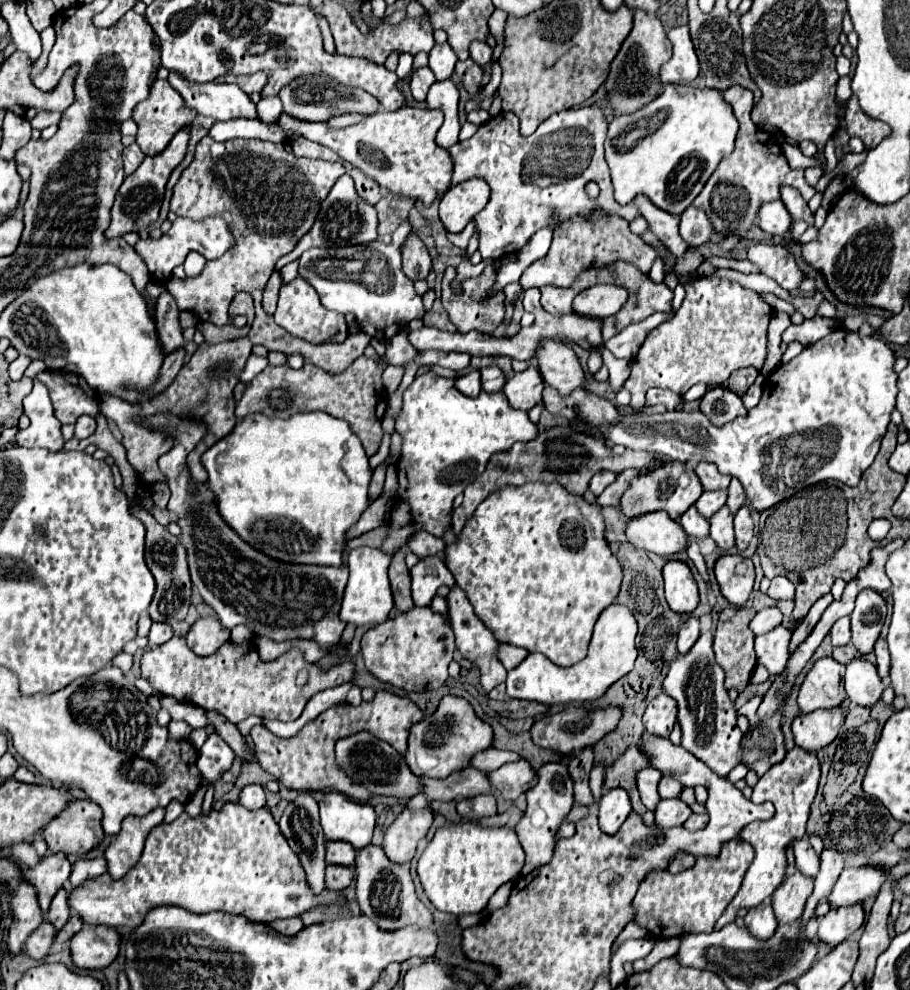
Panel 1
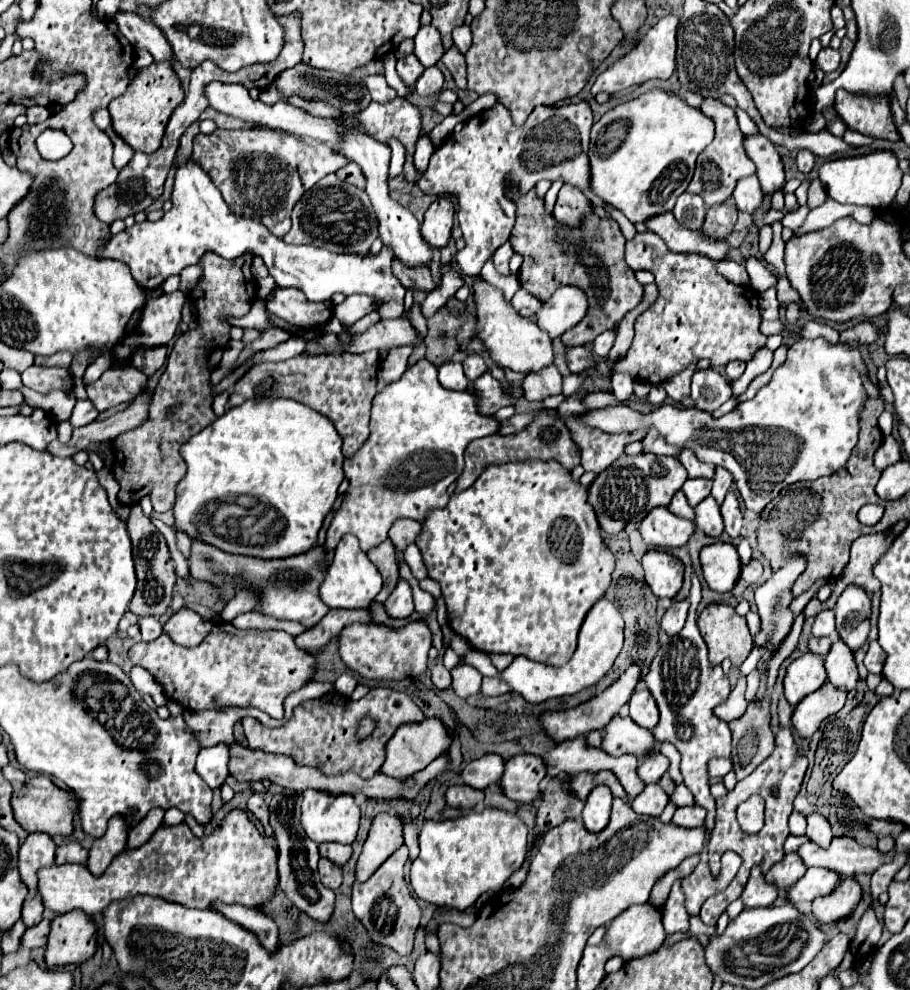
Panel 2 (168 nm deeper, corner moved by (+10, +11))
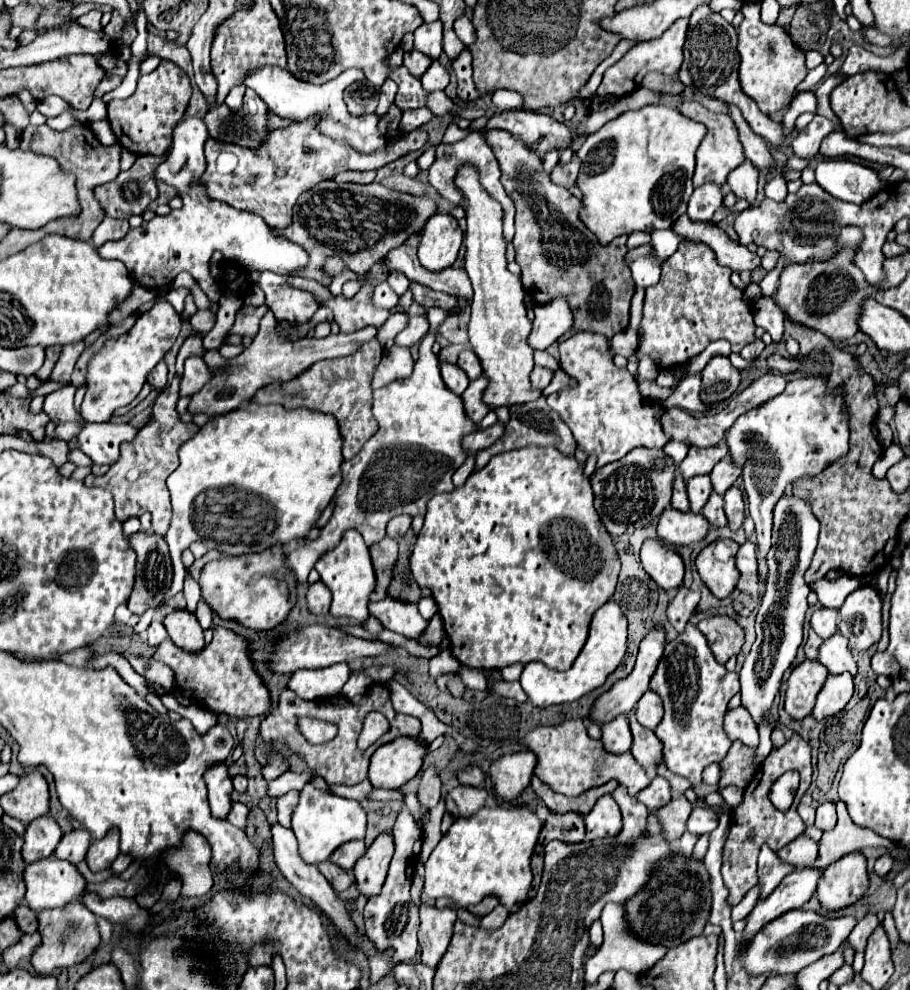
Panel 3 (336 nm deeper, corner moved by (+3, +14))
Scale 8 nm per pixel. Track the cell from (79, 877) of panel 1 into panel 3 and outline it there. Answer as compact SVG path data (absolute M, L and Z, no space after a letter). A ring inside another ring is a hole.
M75 829L71 833L65 833L59 845L55 847L55 857L69 861L69 863L79 863L85 859L85 853L91 845L91 835L87 829Z

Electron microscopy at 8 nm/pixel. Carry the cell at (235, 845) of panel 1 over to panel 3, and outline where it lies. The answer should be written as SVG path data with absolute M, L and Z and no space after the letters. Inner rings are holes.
M41 859L25 865L23 881L27 887L27 907L35 911L79 901L85 891L85 879L77 867L59 859Z

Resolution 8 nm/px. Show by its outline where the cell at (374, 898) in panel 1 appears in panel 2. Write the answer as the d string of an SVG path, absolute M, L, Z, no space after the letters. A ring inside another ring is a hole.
M398 848L366 882L352 884L352 910L356 918L366 926L370 938L374 942L386 944L394 948L398 954L406 956L412 952L414 932L420 926L422 910L418 902L412 898L406 880L404 880L404 862L408 858L408 848Z

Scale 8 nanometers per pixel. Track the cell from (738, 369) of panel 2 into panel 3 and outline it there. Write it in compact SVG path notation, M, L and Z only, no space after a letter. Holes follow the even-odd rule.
M755 339L751 345L745 345L745 347L743 347L741 357L743 357L745 361L753 361L753 359L757 359L757 357L761 355L763 349L765 349L765 343L763 343L761 339Z

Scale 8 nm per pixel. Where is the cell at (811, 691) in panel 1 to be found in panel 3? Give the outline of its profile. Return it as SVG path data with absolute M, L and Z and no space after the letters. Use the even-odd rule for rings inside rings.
M803 661L797 665L787 681L787 693L785 693L785 711L793 719L805 719L811 715L815 697L821 691L829 671L819 661Z

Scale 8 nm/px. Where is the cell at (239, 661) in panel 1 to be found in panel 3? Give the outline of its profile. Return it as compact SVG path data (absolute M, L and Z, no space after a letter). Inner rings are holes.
M217 627L213 631L211 643L201 649L199 653L189 653L179 647L175 647L169 639L163 641L163 645L157 647L157 653L153 655L157 661L163 661L169 665L175 673L175 683L177 689L193 689L193 699L195 703L207 705L215 713L225 713L229 717L253 717L253 715L263 715L269 707L269 691L261 683L259 675L253 669L253 663L249 659L247 651L247 641L235 635L233 631L227 631L223 627Z

